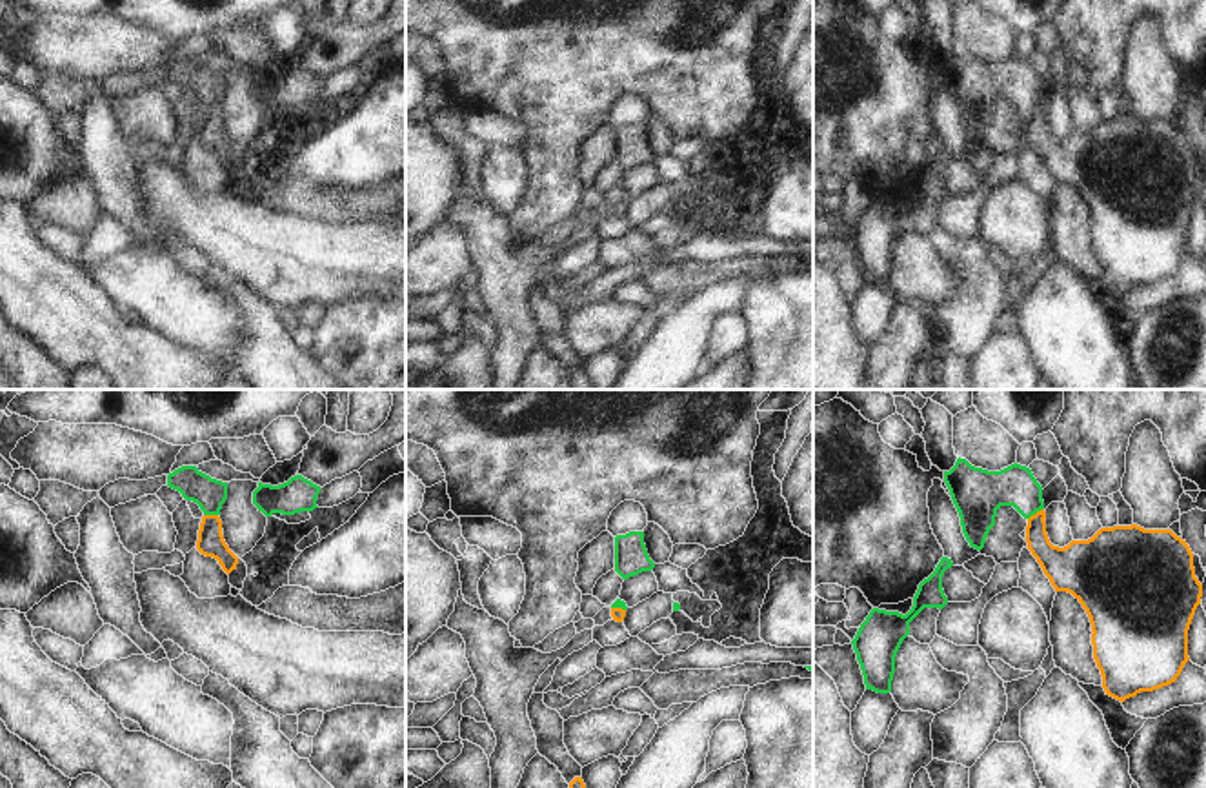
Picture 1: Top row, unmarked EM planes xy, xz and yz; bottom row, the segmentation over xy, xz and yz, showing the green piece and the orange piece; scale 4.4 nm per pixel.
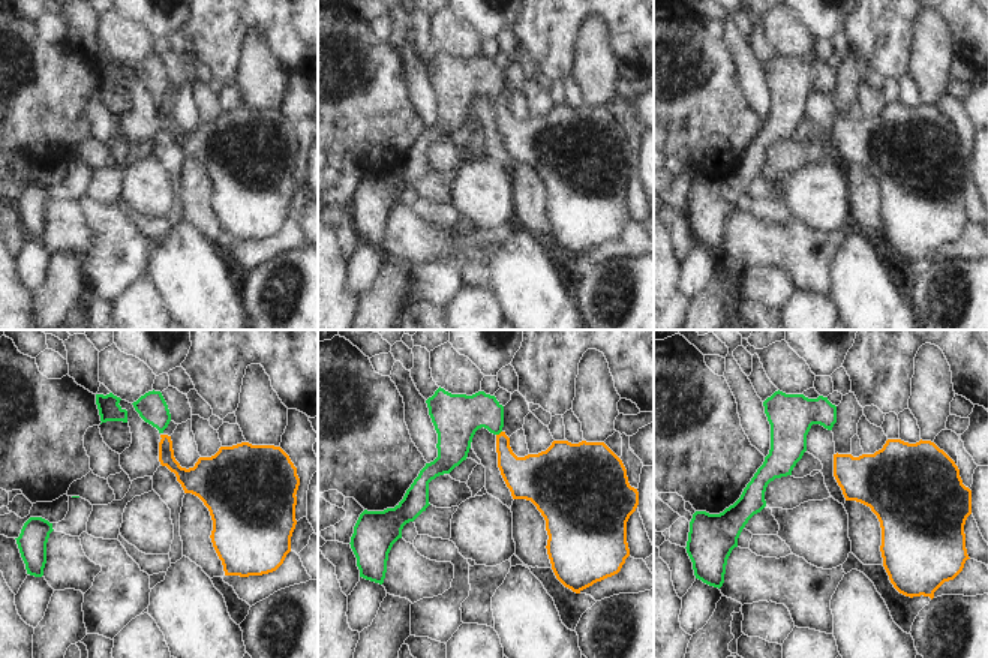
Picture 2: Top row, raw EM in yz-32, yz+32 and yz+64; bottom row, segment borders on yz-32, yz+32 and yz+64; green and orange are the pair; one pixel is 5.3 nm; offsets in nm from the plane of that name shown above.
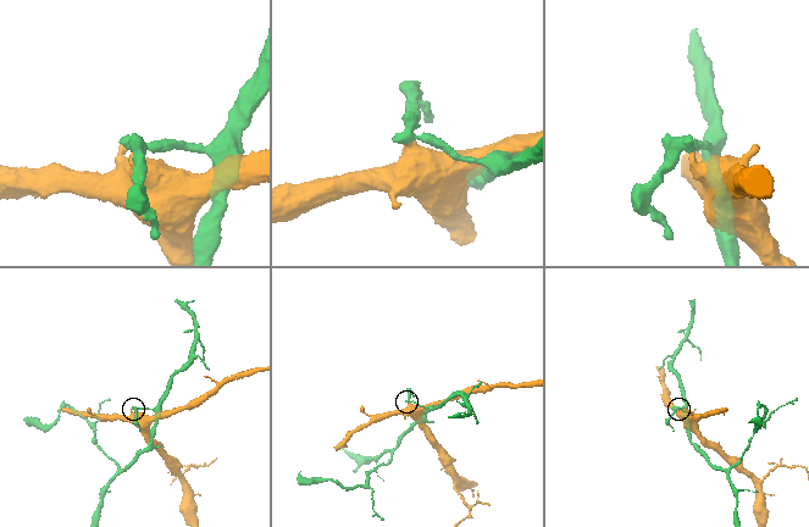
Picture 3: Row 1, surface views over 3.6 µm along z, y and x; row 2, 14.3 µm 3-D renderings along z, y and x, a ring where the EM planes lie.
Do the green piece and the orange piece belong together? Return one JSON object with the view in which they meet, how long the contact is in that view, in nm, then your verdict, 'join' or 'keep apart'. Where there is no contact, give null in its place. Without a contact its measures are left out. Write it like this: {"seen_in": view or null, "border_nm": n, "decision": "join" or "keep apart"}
{"seen_in": "yz", "border_nm": 90, "decision": "keep apart"}

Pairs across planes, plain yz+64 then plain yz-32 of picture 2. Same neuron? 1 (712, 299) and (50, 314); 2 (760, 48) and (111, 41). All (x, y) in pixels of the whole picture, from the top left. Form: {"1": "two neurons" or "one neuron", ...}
{"1": "one neuron", "2": "two neurons"}

